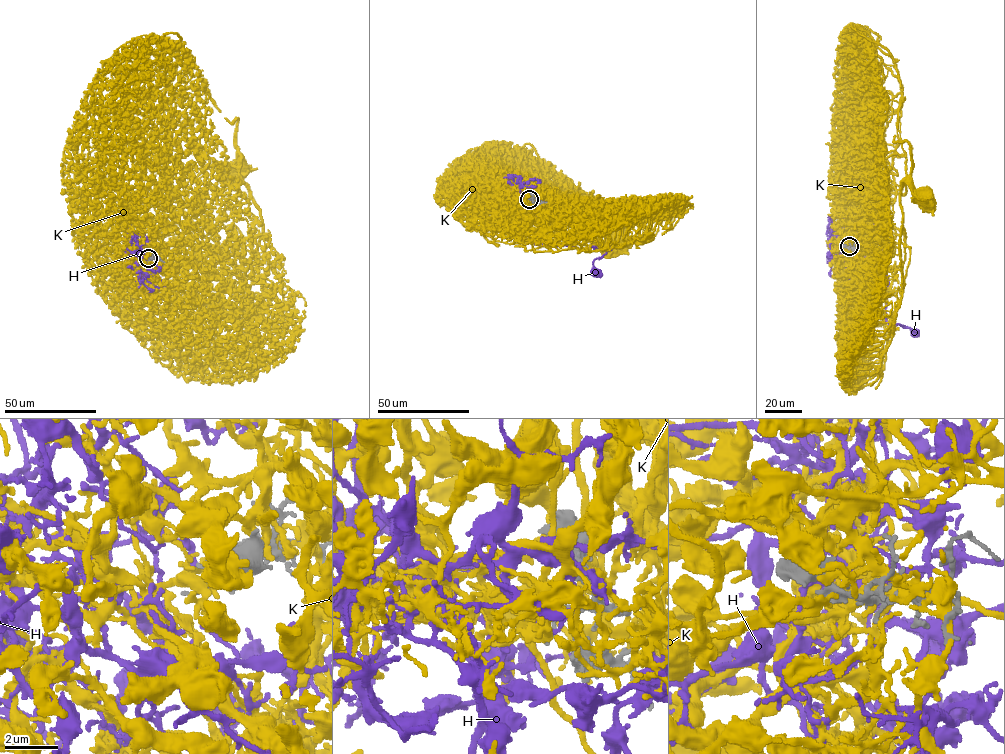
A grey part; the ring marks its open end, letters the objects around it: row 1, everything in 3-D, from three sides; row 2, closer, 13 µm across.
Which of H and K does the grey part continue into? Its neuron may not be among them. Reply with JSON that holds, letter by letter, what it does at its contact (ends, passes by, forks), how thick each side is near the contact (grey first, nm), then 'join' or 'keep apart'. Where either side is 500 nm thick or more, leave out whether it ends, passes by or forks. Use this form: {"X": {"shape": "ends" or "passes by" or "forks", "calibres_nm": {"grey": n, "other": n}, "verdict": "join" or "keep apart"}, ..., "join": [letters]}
{"H": {"shape": "passes by", "calibres_nm": {"grey": 90, "other": 120}, "verdict": "join"}, "K": {"shape": "forks", "calibres_nm": {"grey": 100, "other": 110}, "verdict": "keep apart"}, "join": ["H"]}

